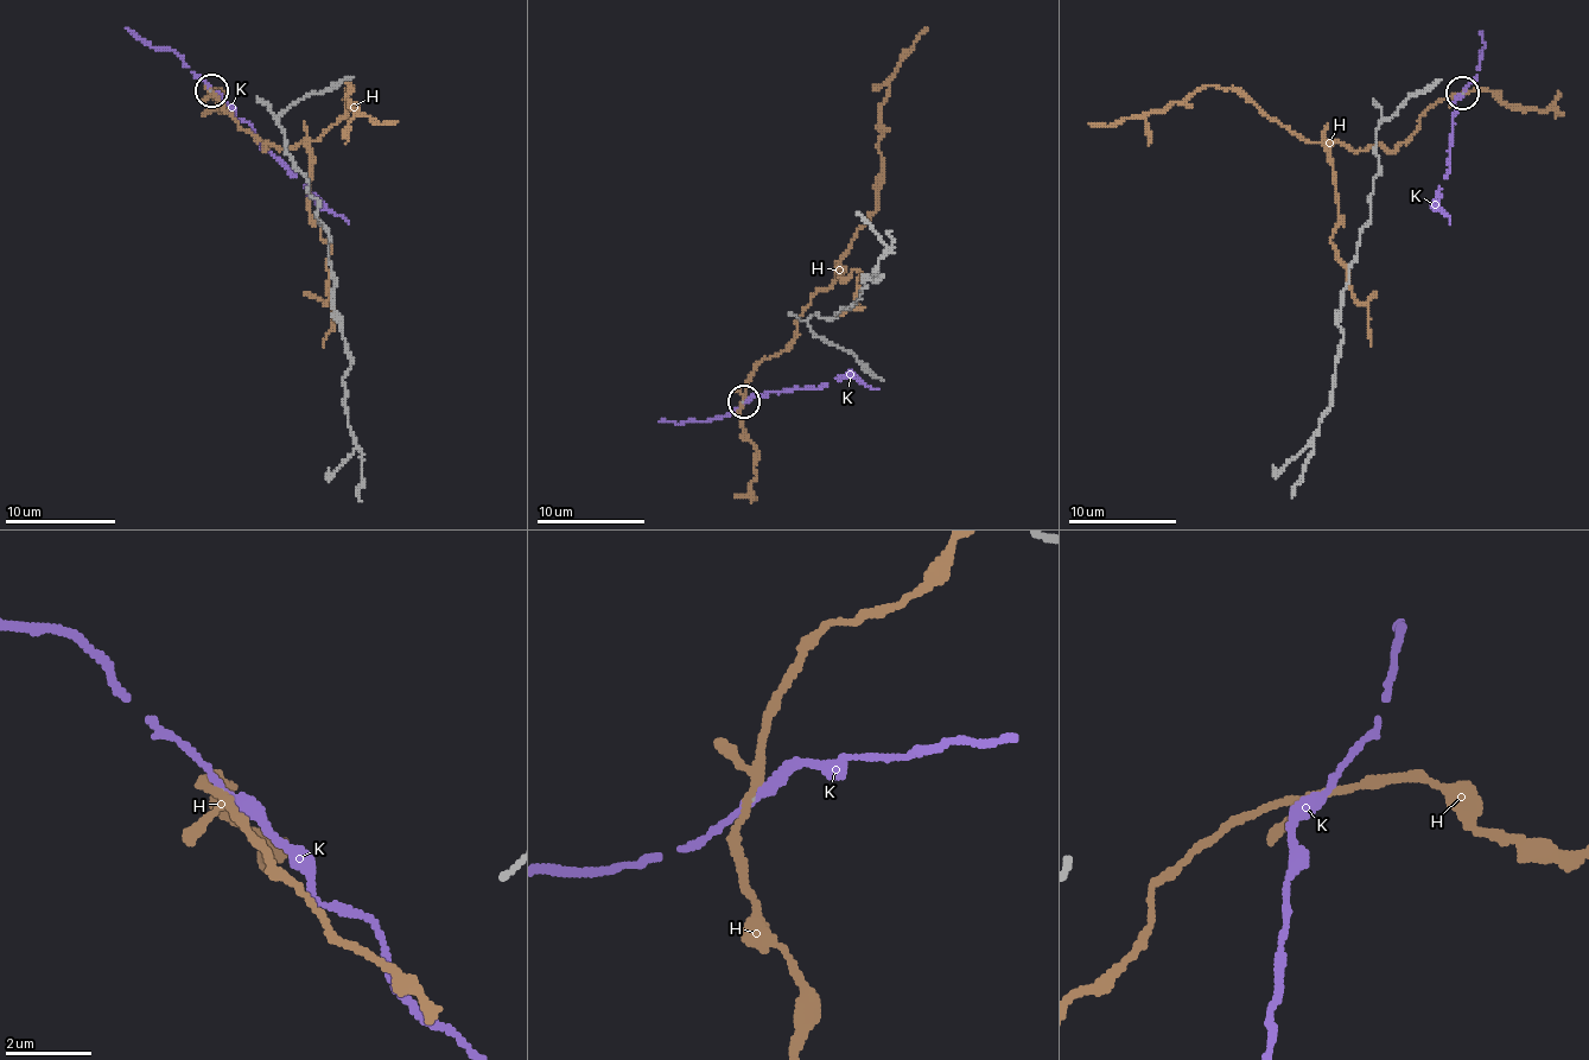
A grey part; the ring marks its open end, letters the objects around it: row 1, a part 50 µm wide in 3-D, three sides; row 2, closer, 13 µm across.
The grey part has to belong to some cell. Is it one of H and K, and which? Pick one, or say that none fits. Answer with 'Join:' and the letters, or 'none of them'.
Join: K

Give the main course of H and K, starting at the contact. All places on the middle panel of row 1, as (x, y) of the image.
H: (743, 402), (748, 375), (781, 353), (802, 310), (832, 283), (876, 209), (878, 106), (900, 57), (927, 27)
K: (743, 402), (754, 394), (821, 388), (834, 378), (857, 378), (878, 388)

